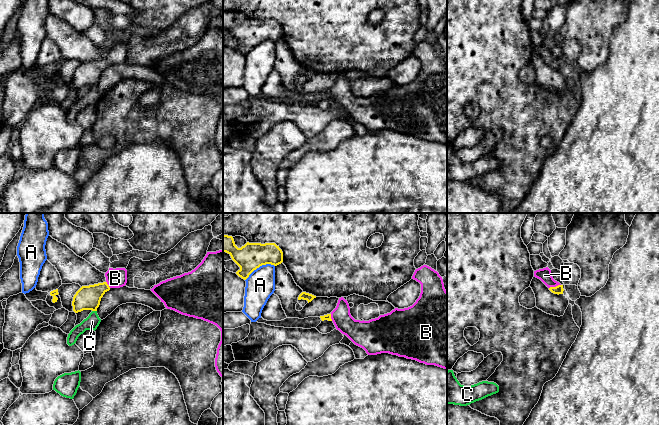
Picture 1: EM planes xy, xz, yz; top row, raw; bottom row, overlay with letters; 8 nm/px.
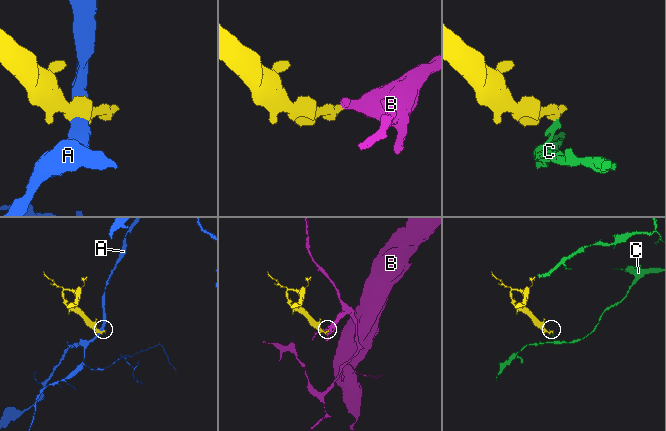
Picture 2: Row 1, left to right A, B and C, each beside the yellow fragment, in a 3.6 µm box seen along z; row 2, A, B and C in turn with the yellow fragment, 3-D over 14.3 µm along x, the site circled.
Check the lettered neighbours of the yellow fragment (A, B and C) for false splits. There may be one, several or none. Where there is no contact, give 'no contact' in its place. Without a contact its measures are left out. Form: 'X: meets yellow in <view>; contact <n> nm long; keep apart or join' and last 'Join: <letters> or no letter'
A: meets yellow in xz; contact 260 nm long; keep apart
B: meets yellow in yz; contact 100 nm long; join
C: meets yellow in xy; contact 40 nm long; keep apart
Join: B

